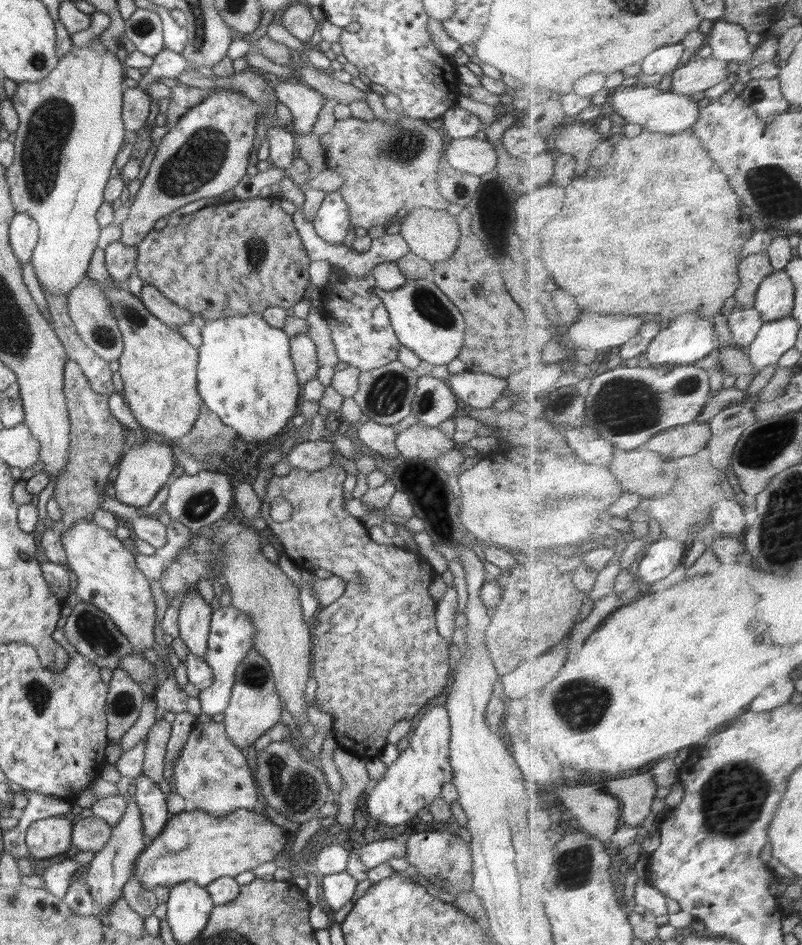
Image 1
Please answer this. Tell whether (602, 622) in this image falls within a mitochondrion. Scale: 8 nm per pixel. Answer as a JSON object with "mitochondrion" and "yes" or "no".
{"mitochondrion":"no"}

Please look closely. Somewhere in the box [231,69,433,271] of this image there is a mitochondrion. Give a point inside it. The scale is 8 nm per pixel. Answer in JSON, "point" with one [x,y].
{"point":[401,148]}

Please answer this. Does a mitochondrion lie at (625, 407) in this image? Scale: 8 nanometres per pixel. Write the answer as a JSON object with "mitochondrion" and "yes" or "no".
{"mitochondrion":"yes"}

